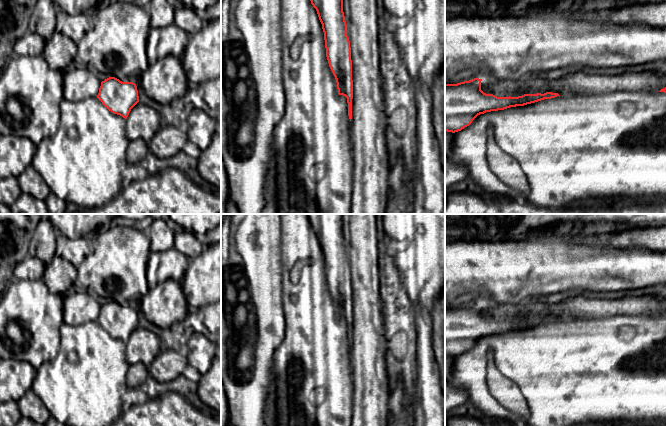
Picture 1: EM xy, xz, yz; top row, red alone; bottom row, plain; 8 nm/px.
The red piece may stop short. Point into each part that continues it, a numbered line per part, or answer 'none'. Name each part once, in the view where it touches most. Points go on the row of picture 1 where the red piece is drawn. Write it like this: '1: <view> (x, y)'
none

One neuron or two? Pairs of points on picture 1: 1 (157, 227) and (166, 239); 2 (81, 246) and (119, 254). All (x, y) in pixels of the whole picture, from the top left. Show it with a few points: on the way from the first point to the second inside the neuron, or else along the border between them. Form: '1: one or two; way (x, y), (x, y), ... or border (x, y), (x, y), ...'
1: one; way (159, 230), (163, 236)
2: two; border (85, 257), (76, 267)

